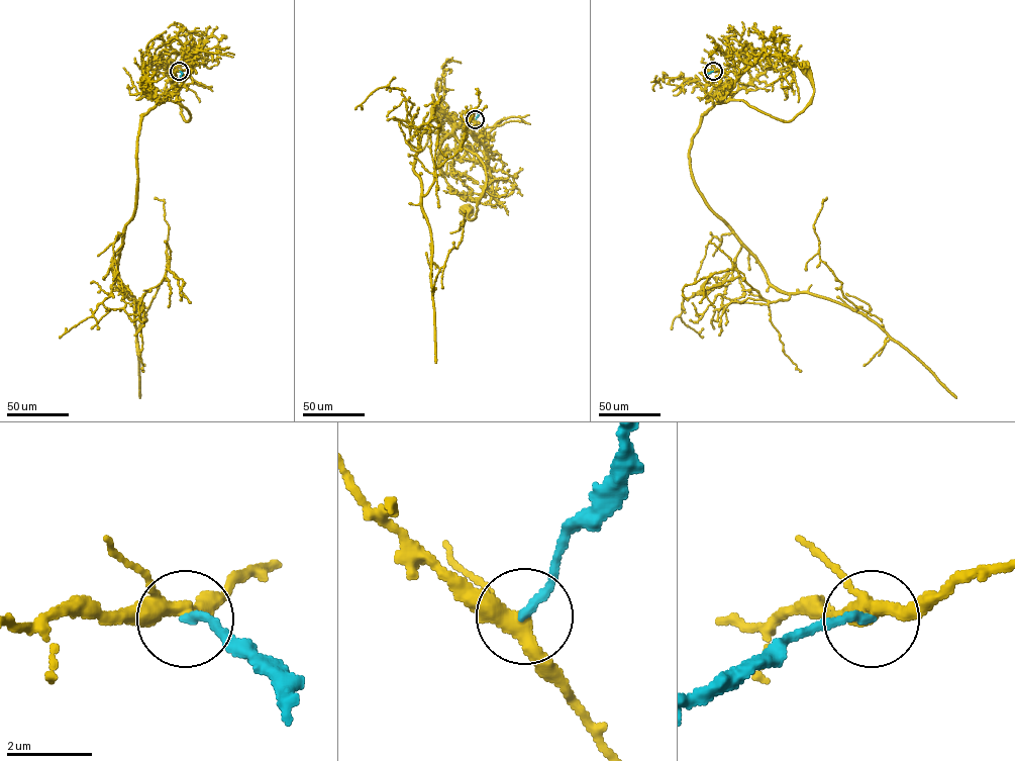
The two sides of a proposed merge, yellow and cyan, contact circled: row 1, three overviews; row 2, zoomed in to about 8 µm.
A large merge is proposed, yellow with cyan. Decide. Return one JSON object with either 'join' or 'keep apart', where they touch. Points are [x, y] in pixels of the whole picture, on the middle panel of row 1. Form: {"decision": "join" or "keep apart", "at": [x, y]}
{"decision": "keep apart", "at": [475, 119]}

